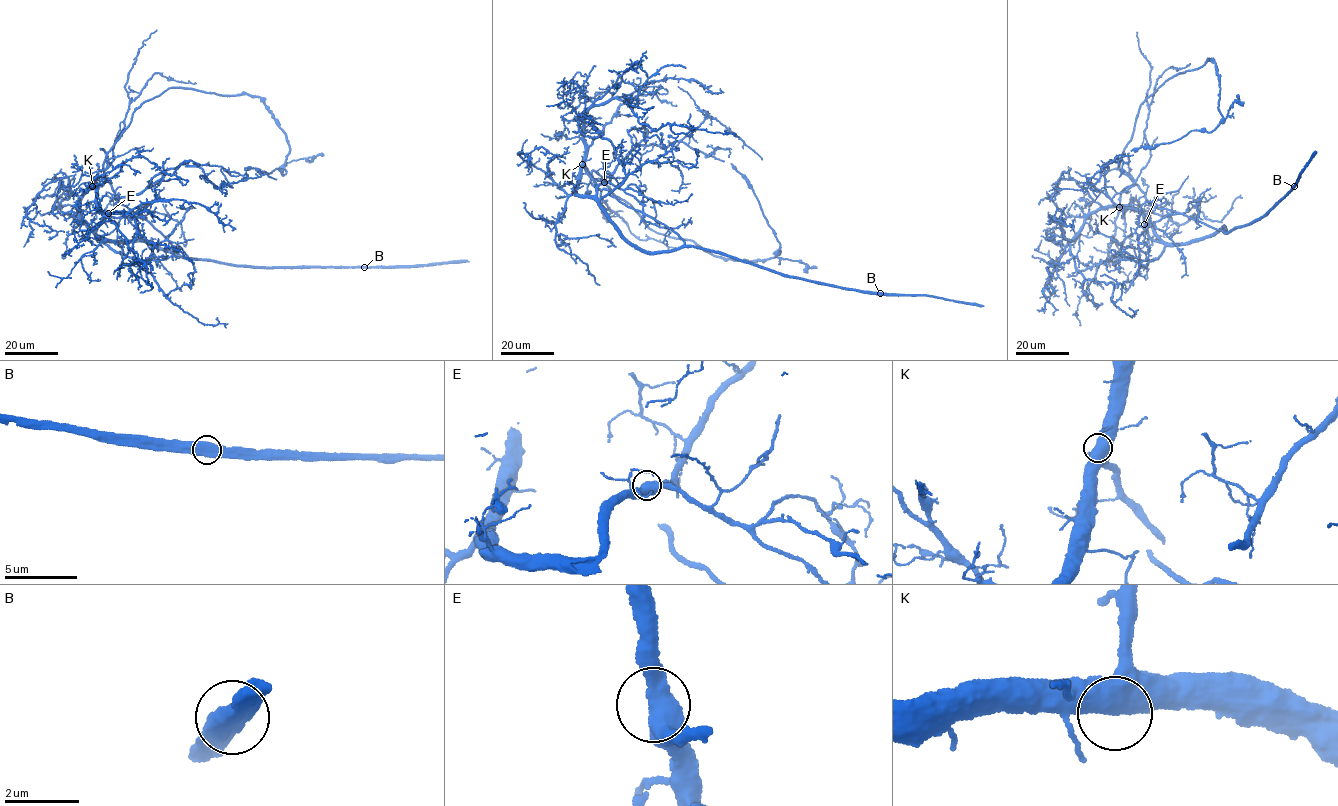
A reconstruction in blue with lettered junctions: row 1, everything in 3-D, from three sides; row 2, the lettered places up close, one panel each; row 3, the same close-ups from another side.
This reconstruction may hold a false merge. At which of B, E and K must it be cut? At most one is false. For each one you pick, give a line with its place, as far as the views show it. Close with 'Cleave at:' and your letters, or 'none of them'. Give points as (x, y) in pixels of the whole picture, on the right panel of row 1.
Cleave at: none of them

